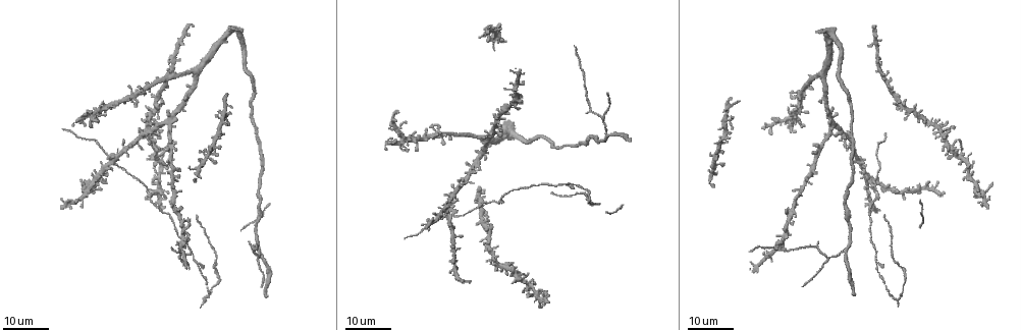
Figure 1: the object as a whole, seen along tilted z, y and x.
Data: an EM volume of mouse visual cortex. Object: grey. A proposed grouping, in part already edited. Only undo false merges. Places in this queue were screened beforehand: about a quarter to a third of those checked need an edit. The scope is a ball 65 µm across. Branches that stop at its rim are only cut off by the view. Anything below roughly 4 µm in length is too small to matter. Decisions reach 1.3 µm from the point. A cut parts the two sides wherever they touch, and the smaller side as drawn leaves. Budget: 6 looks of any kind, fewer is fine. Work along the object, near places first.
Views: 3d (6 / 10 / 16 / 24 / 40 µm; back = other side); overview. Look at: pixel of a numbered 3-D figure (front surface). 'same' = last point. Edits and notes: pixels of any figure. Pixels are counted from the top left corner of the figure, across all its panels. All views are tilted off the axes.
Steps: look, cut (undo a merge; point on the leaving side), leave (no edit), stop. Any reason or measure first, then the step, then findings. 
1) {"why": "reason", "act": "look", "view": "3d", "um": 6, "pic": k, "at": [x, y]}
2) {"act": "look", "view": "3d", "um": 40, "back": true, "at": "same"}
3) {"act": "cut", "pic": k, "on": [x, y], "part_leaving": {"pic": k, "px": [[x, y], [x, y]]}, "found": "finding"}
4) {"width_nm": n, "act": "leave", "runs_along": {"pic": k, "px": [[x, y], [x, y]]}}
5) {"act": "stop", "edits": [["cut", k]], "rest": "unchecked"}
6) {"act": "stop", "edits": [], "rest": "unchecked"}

{"why": "three-way junction", "act": "look", "view": "3d", "um": 24, "pic": 1, "at": [606, 134]}

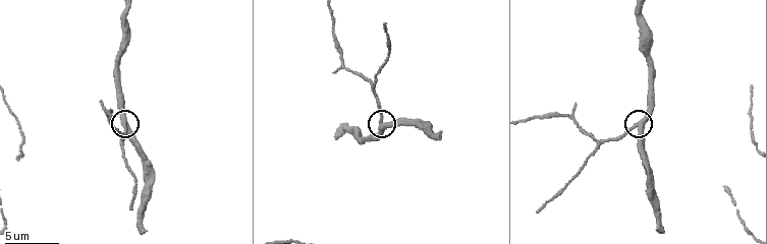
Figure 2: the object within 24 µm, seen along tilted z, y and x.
{"act": "look", "view": "3d", "um": 10, "pic": 2, "at": [635, 127]}

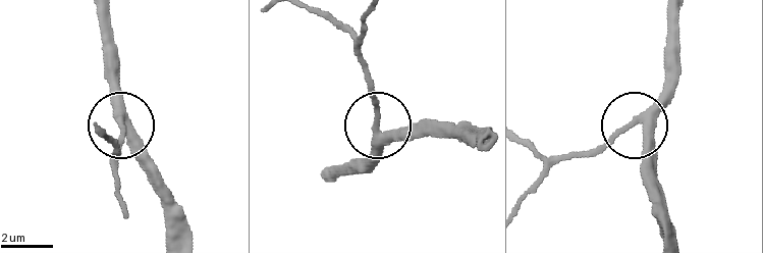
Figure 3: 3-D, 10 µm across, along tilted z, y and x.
{"arms": 3, "act": "leave", "runs_along": {"pic": 3, "px": [[107, 13], [110, 93], [128, 138], [160, 175]]}, "found": "all the same cell"}

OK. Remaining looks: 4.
{"why": "three arms meet", "act": "look", "view": "3d", "um": 16, "pic": 1, "at": [962, 151]}

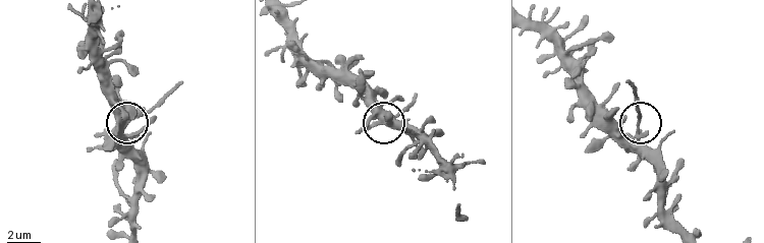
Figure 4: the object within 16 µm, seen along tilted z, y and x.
{"act": "look", "view": "3d", "um": 6, "pic": 4, "at": [637, 126]}

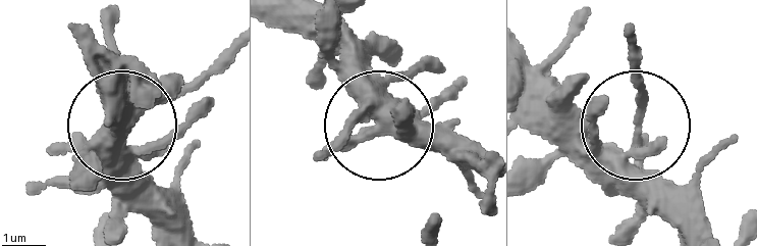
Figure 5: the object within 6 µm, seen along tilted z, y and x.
{"act": "cut", "pic": 5, "on": [641, 104], "found": "a second cell is stuck on"}

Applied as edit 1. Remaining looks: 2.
{"why": "thick turns thin", "act": "look", "view": "3d", "um": 16, "pic": 1, "at": [905, 282]}

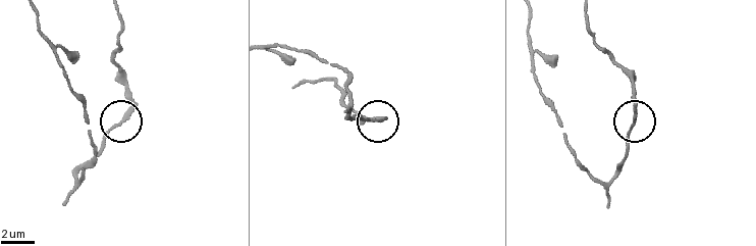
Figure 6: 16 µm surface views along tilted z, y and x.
{"act": "look", "view": "3d", "um": 6, "pic": 6, "at": [633, 113]}

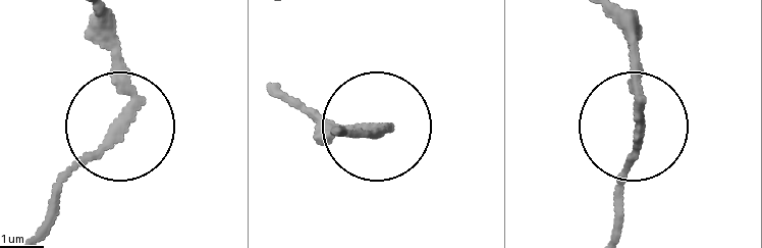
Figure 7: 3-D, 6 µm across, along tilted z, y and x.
{"act": "cut", "pic": 7, "on": [114, 32], "part_leaving": {"pic": 7, "px": [[132, 86], [109, 23]]}, "found": "two cells meet here"}

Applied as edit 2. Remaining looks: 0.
{"act": "stop", "edits": [["cut", 5], ["cut", 7]], "rest": "unchecked"}

